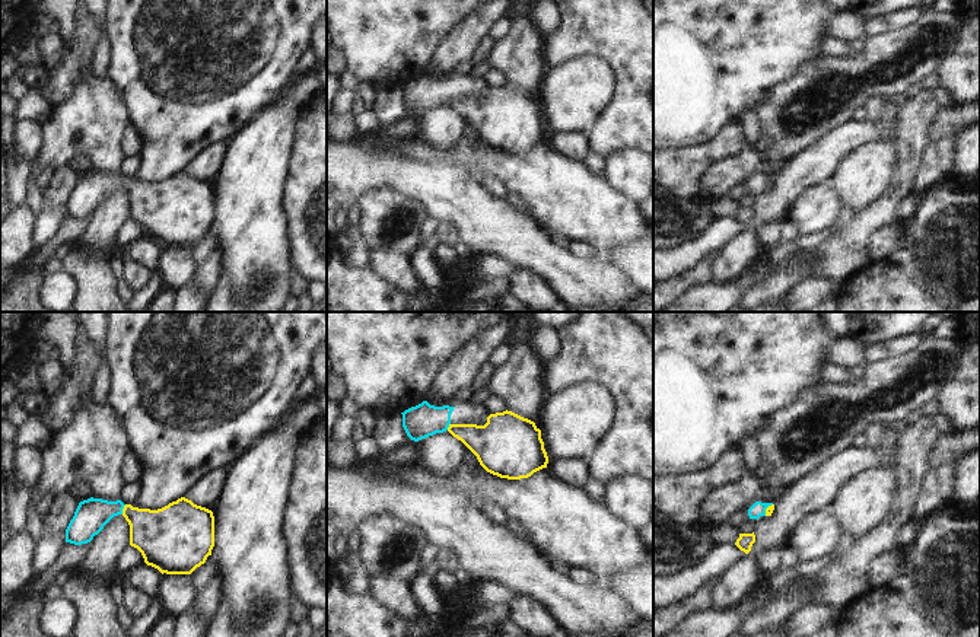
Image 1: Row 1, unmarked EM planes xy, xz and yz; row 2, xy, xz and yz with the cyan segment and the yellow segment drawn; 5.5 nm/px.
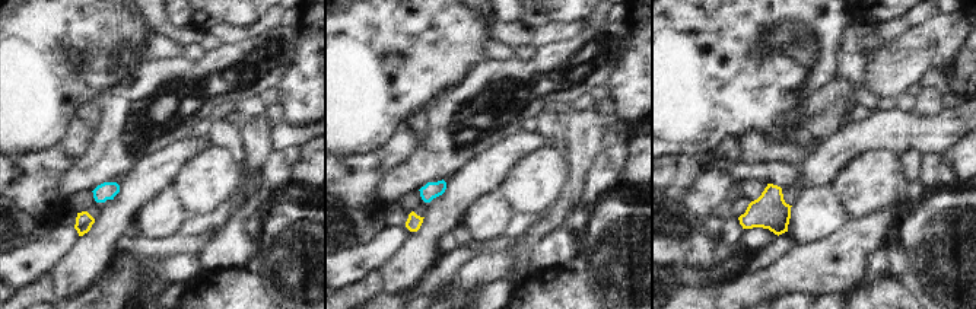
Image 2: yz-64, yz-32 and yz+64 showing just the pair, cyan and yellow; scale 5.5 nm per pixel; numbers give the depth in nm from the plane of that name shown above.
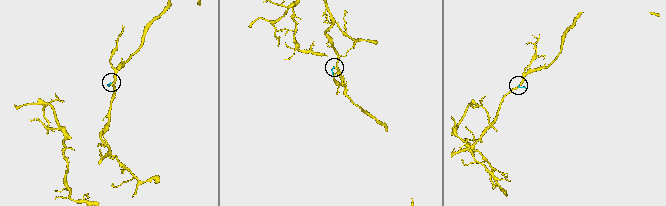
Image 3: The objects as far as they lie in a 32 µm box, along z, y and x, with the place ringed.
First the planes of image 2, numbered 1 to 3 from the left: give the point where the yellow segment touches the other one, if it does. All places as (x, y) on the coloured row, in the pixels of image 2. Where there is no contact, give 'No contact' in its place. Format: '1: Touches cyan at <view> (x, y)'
1: No contact
2: No contact
3: No contact

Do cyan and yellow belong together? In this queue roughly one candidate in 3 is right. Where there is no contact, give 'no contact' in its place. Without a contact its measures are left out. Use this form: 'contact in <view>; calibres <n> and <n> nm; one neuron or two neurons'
contact in xy; calibres 180 and 280 nm; two neurons

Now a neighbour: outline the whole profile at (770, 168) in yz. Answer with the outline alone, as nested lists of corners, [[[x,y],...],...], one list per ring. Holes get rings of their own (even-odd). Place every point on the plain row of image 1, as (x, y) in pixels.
[[[766,160],[766,162],[761,162],[758,166],[758,175],[774,178],[788,163],[789,163],[789,160]]]

